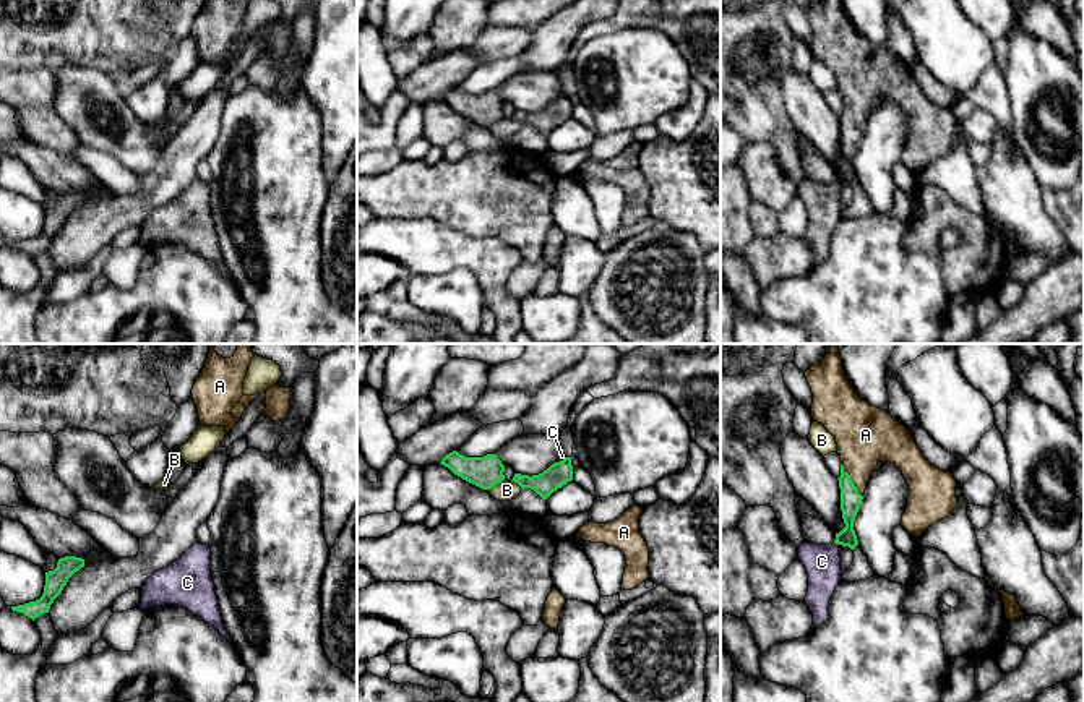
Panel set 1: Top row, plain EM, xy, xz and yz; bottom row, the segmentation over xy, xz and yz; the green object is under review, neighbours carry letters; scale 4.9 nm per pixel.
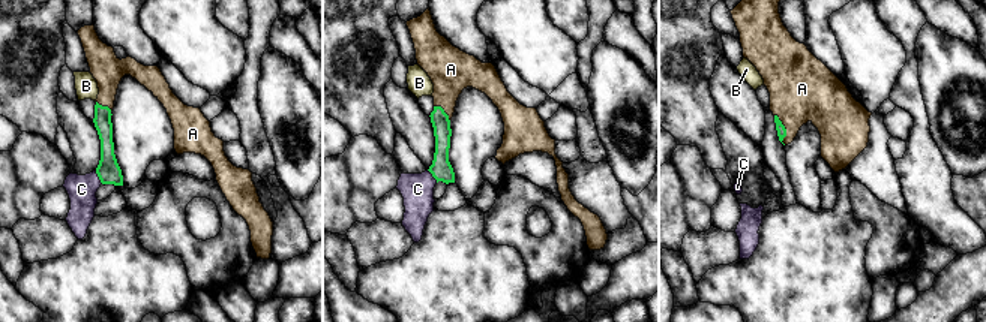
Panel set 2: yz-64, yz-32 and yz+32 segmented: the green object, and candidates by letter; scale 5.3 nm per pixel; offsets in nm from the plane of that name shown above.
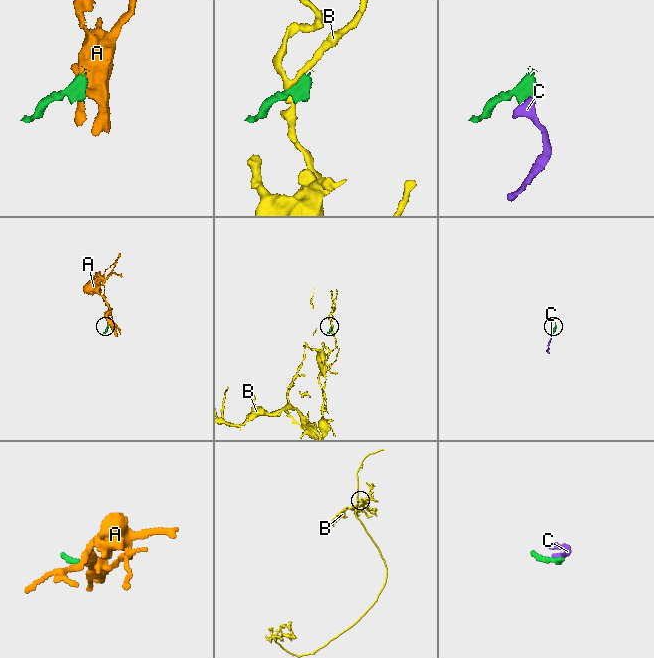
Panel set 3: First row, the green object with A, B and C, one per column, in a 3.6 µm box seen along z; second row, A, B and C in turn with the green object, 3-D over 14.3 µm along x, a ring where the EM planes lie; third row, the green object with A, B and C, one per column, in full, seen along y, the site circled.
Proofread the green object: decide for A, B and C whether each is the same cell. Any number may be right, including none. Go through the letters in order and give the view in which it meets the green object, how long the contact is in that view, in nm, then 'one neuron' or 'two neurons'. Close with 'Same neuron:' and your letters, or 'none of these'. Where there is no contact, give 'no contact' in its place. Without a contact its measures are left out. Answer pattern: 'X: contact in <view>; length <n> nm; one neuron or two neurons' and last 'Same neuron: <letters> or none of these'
A: contact in yz; length 200 nm; one neuron
B: contact in xz; length 100 nm; two neurons
C: contact in yz; length 30 nm; one neuron
Same neuron: A, C

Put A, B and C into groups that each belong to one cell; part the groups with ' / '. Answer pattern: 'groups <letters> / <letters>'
groups A C / B

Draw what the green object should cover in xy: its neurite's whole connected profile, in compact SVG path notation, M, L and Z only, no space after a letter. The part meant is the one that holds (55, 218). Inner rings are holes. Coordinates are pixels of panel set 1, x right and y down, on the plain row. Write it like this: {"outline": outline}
{"outline": "M76 193L60 195L57 199L57 204L54 208L45 209L45 222L44 222L42 233L36 238L11 243L11 246L23 250L24 253L31 255L32 258L37 253L49 250L50 242L62 230L68 216L81 204L84 204L83 195L76 195Z"}

